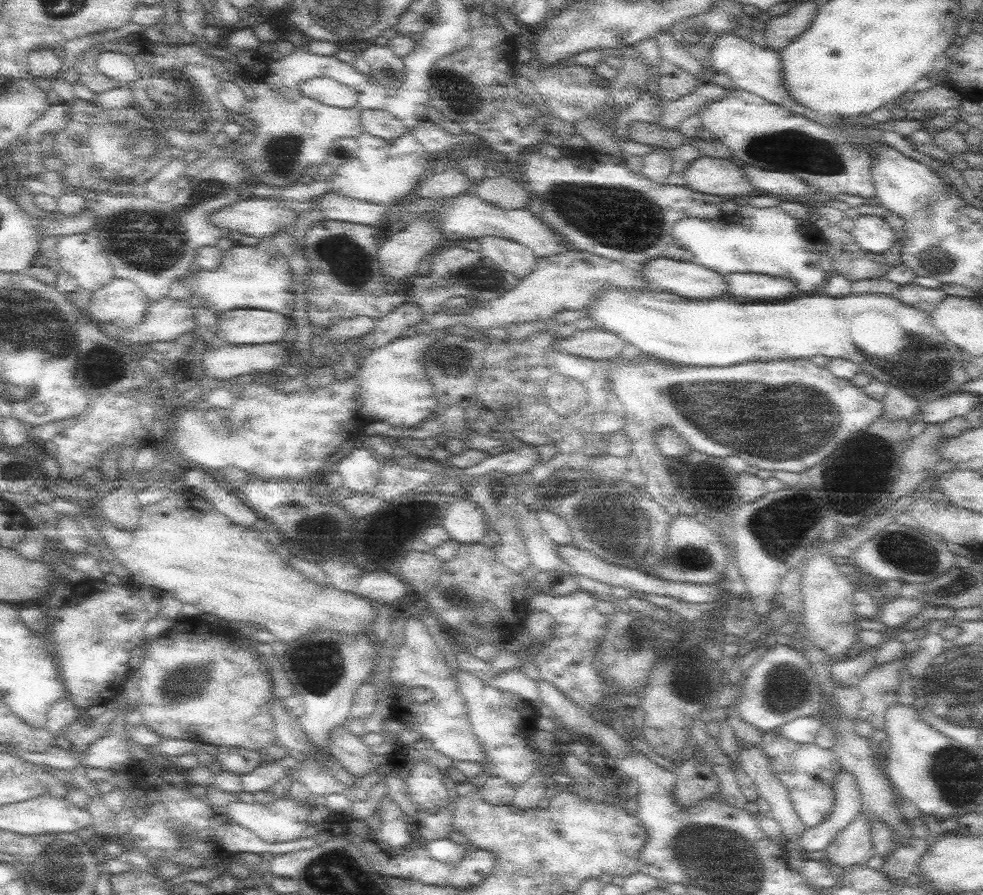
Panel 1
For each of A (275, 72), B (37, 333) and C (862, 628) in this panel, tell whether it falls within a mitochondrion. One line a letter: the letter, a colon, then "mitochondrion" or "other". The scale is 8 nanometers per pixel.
A: other
B: mitochondrion
C: other

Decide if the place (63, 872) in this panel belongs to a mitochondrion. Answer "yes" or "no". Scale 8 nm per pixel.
yes

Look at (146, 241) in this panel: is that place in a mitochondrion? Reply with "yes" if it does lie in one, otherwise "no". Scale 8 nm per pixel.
yes

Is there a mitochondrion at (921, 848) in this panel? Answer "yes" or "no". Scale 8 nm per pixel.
no

